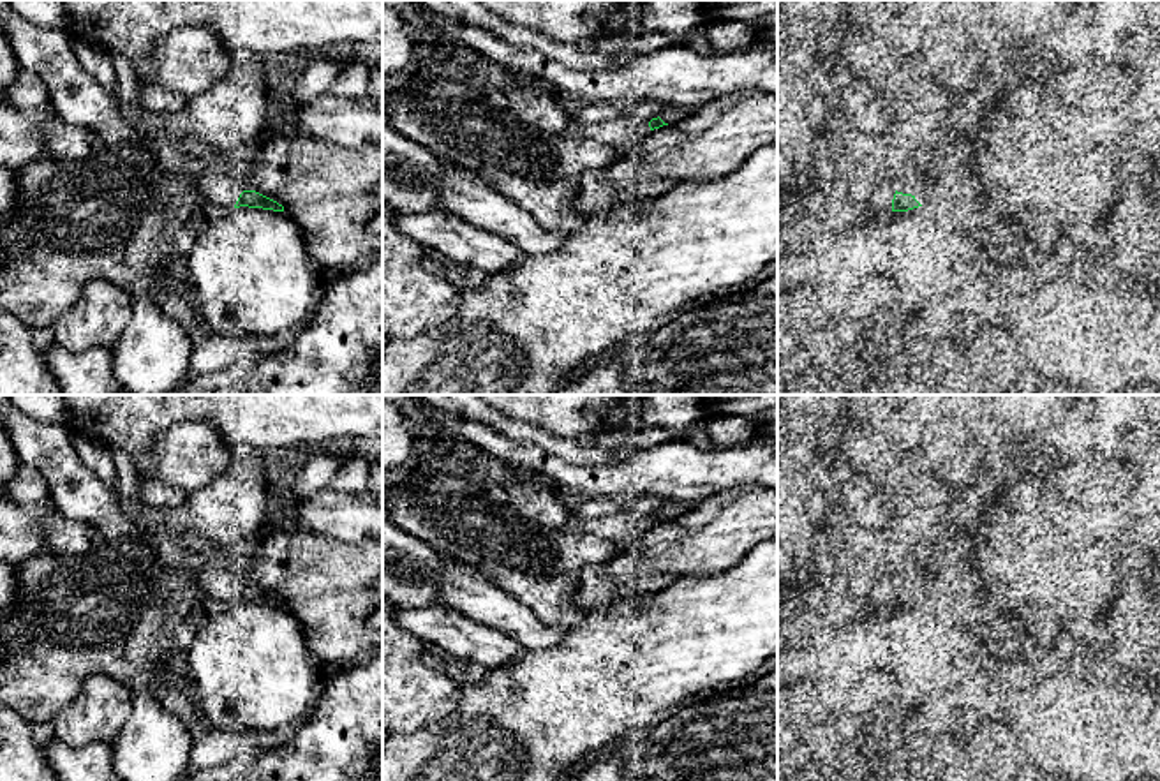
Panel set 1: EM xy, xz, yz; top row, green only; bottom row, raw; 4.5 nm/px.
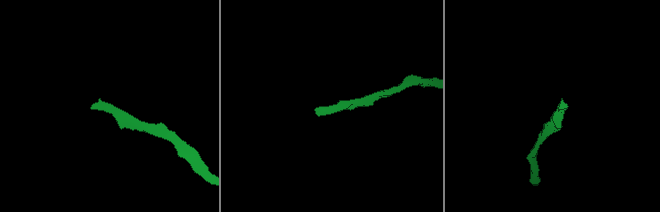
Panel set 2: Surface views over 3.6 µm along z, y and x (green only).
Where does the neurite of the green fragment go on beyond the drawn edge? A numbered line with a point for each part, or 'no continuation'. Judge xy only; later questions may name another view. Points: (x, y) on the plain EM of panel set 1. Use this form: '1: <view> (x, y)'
1: xy (221, 577)

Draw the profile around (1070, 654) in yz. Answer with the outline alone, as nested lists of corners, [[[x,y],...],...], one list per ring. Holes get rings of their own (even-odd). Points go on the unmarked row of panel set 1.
[[[1063,631],[1058,642],[1052,647],[1058,670],[1067,670],[1070,673],[1089,673],[1091,654],[1084,643],[1081,643],[1075,636]]]

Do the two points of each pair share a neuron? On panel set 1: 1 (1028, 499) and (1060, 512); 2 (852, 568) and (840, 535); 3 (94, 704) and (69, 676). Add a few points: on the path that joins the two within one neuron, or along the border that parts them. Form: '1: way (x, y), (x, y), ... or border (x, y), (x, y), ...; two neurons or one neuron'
1: border (1044, 490), (1033, 510); two neurons
2: way (852, 559), (852, 550), (847, 543); one neuron
3: border (120, 683), (90, 676), (52, 718); two neurons

